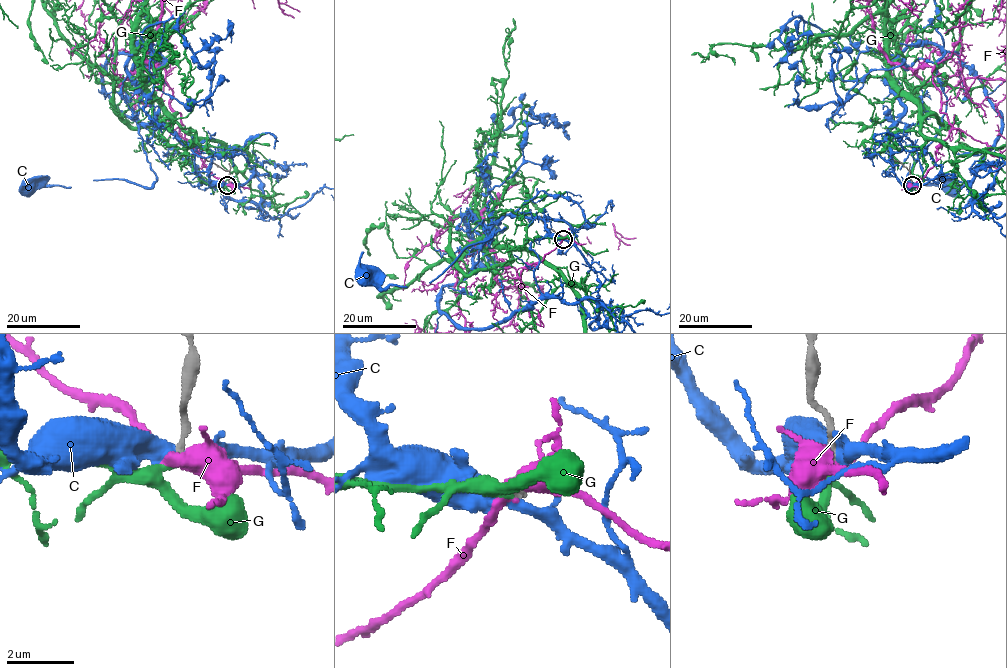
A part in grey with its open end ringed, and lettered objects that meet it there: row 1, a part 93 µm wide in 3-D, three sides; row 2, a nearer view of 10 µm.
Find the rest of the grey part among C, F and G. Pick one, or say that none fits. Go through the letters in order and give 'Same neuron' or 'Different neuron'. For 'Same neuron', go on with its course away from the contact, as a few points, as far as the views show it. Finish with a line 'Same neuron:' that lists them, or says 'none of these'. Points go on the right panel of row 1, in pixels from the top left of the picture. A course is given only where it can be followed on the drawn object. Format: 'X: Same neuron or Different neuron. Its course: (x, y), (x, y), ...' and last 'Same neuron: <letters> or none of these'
C: Different neuron
F: Different neuron
G: Same neuron
Same neuron: G

